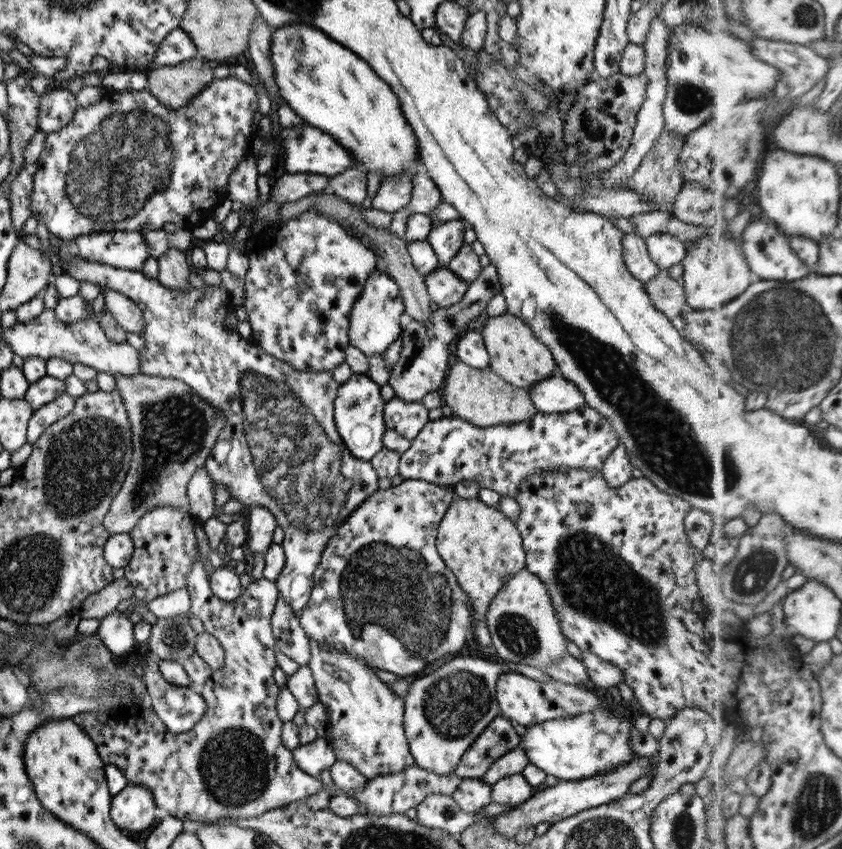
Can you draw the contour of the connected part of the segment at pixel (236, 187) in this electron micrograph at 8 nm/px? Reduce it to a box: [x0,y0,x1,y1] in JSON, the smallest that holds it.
[228,156,261,210]

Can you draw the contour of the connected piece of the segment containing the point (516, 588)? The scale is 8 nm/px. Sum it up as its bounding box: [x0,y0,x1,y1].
[486,568,568,670]

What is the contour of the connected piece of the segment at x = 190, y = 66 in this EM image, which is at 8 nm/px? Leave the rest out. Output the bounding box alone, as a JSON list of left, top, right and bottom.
[146,56,214,109]

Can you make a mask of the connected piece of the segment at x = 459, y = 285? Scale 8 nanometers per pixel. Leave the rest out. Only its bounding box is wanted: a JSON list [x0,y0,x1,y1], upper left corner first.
[424,267,469,307]

